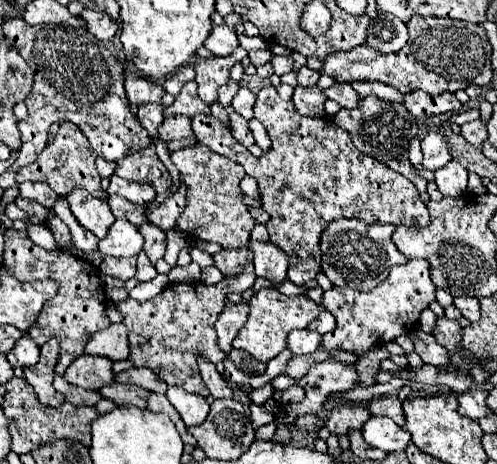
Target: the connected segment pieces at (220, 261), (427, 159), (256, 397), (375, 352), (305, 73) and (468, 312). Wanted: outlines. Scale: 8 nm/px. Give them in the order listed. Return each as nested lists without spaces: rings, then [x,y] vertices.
[[[247,245],[241,249],[222,249],[213,255],[215,266],[221,269],[223,275],[231,275],[231,273],[239,273],[239,269],[243,269],[245,261],[251,257]]]
[[[431,131],[423,137],[421,151],[423,151],[421,165],[429,171],[435,171],[435,169],[447,165],[447,161],[451,161],[451,155],[447,153],[447,143],[445,143],[443,135],[439,135],[435,131]]]
[[[272,382],[267,383],[265,386],[262,386],[257,389],[252,389],[248,396],[252,403],[262,404],[268,399],[272,398],[273,395]]]
[[[379,345],[379,347],[367,351],[357,359],[355,369],[359,373],[359,381],[357,381],[359,387],[371,387],[377,383],[375,377],[379,373],[380,363],[385,357],[389,357],[389,353]]]
[[[301,67],[301,69],[297,71],[297,83],[299,83],[301,87],[313,87],[313,85],[317,85],[319,77],[321,77],[321,73],[317,73],[317,71],[309,69],[309,67]]]
[[[455,297],[453,305],[461,311],[463,317],[467,317],[469,321],[479,321],[481,319],[481,311],[479,311],[479,299],[477,297]]]

